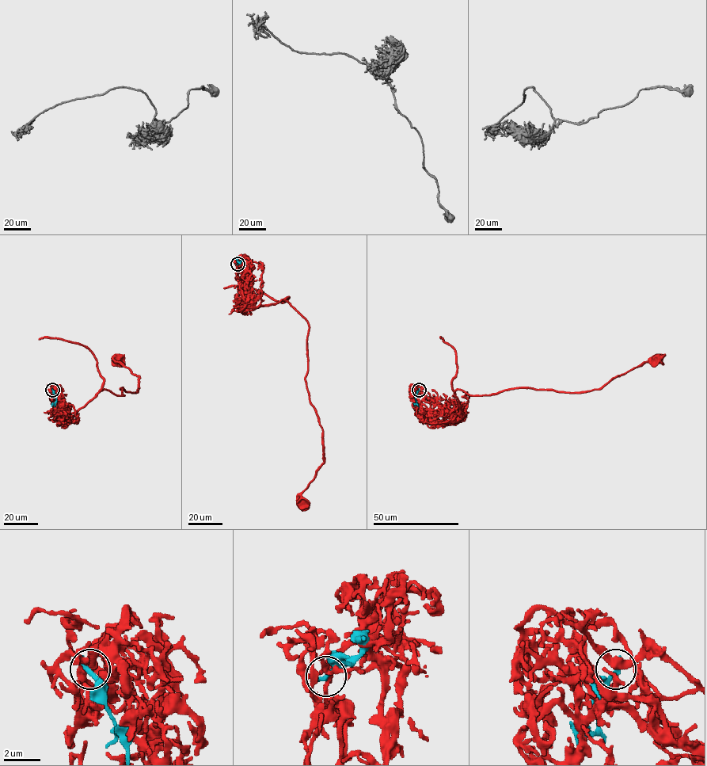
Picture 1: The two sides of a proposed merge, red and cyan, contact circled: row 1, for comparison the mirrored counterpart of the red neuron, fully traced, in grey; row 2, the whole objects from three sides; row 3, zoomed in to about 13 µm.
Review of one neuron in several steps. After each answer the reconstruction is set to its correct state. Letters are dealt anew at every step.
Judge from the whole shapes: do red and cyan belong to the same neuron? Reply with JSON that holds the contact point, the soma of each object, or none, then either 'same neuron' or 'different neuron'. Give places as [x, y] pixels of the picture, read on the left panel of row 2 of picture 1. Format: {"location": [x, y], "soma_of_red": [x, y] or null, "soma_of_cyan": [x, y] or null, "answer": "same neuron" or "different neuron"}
{"location": [52, 390], "soma_of_red": [117, 358], "soma_of_cyan": null, "answer": "different neuron"}

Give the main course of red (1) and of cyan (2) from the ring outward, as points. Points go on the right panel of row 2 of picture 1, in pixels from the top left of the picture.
1: (419, 390), (435, 398), (453, 419), (460, 411), (456, 390), (473, 395), (517, 388), (591, 391), (656, 357)
2: (419, 390), (414, 405)

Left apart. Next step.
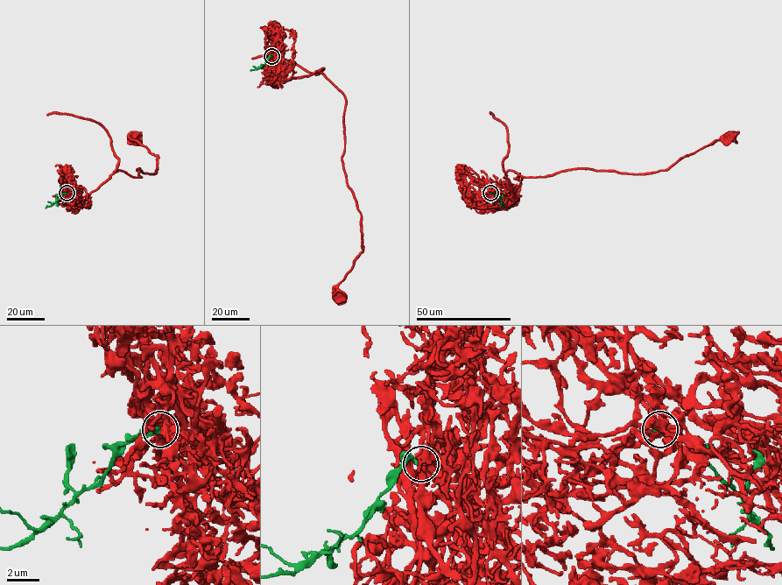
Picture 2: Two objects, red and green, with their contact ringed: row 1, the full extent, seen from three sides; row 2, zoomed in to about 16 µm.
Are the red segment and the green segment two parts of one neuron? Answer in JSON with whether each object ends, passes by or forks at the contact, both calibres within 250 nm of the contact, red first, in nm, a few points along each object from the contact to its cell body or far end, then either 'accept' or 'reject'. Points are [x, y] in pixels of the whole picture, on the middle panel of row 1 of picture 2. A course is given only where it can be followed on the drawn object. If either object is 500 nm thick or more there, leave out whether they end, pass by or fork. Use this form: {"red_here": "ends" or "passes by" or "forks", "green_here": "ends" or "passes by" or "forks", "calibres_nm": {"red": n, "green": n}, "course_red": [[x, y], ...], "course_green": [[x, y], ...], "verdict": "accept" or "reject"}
{"red_here": "forks", "green_here": "ends", "calibres_nm": {"red": 360, "green": 260}, "course_red": [[271, 56], [295, 77], [322, 74], [346, 101], [341, 160], [361, 214], [362, 250], [336, 288], [339, 295]], "course_green": [[271, 56], [264, 65], [250, 70]], "verdict": "accept"}

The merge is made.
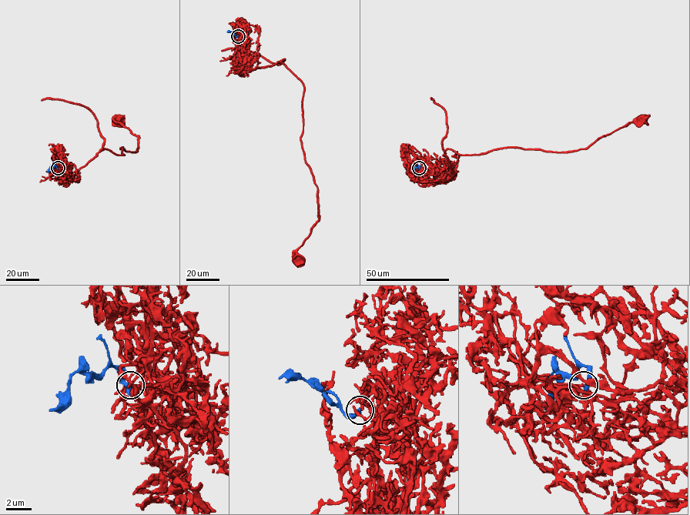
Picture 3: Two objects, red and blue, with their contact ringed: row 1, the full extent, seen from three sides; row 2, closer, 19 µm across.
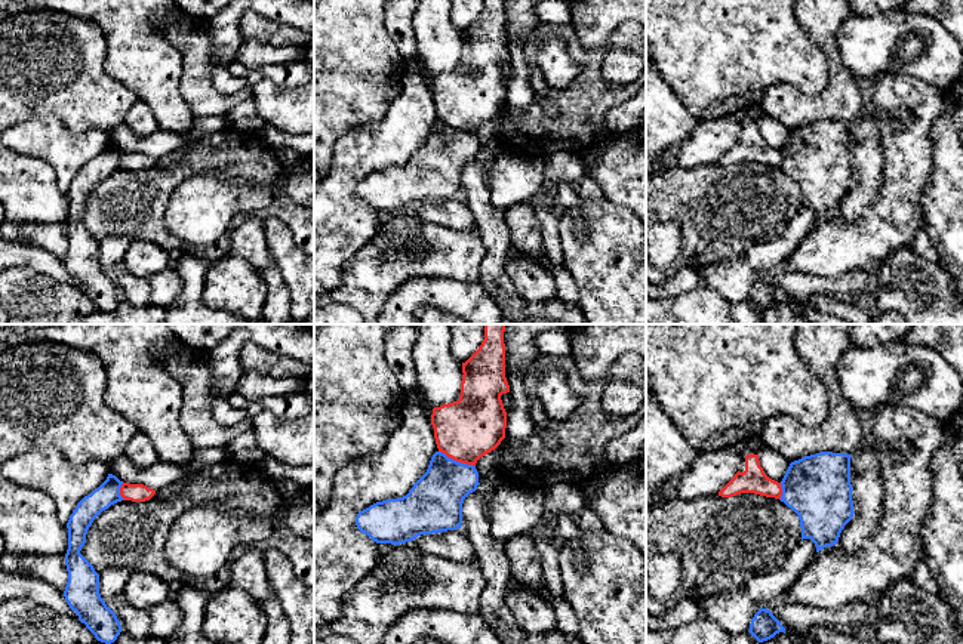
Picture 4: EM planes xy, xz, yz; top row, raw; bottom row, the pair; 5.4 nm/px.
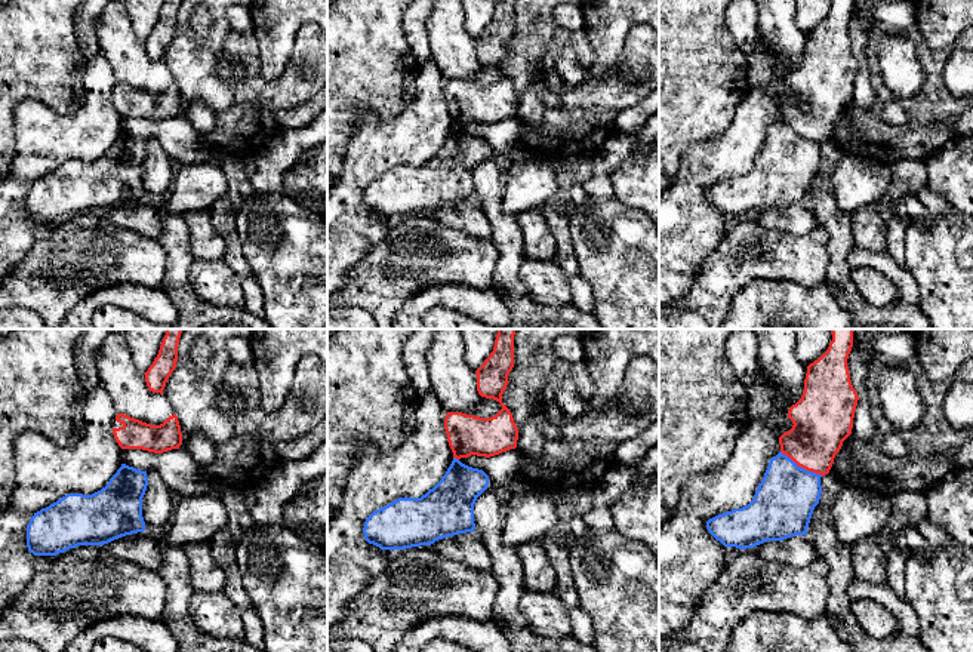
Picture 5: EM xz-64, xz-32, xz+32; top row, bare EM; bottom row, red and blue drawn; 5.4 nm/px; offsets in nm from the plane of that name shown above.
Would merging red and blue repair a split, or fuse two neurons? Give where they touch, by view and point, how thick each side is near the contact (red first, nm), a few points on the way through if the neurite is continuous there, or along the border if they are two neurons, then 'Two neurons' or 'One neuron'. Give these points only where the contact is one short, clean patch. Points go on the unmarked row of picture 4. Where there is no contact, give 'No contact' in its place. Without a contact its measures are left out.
Touches red at xz (457, 129). Thickness 340 nm (red) against 300 nm. Boundary: xz (439, 119), (474, 135). Two neurons

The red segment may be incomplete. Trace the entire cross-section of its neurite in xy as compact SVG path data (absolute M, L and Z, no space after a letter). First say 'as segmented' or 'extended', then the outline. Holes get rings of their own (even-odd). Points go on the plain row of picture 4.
as segmented; M123 151L120 155L120 164L123 166L123 169L145 170L150 169L154 163L156 158L144 152Z

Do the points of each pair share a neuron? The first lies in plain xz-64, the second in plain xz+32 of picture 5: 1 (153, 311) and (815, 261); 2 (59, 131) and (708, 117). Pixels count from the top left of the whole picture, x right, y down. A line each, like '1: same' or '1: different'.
1: different
2: different

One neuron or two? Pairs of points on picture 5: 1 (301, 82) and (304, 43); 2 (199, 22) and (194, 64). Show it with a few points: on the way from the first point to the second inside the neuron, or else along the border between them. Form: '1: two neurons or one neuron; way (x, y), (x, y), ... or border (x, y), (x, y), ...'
1: one neuron; way (308, 73), (308, 52)
2: two neurons; border (190, 15), (190, 31), (197, 40), (203, 42)

